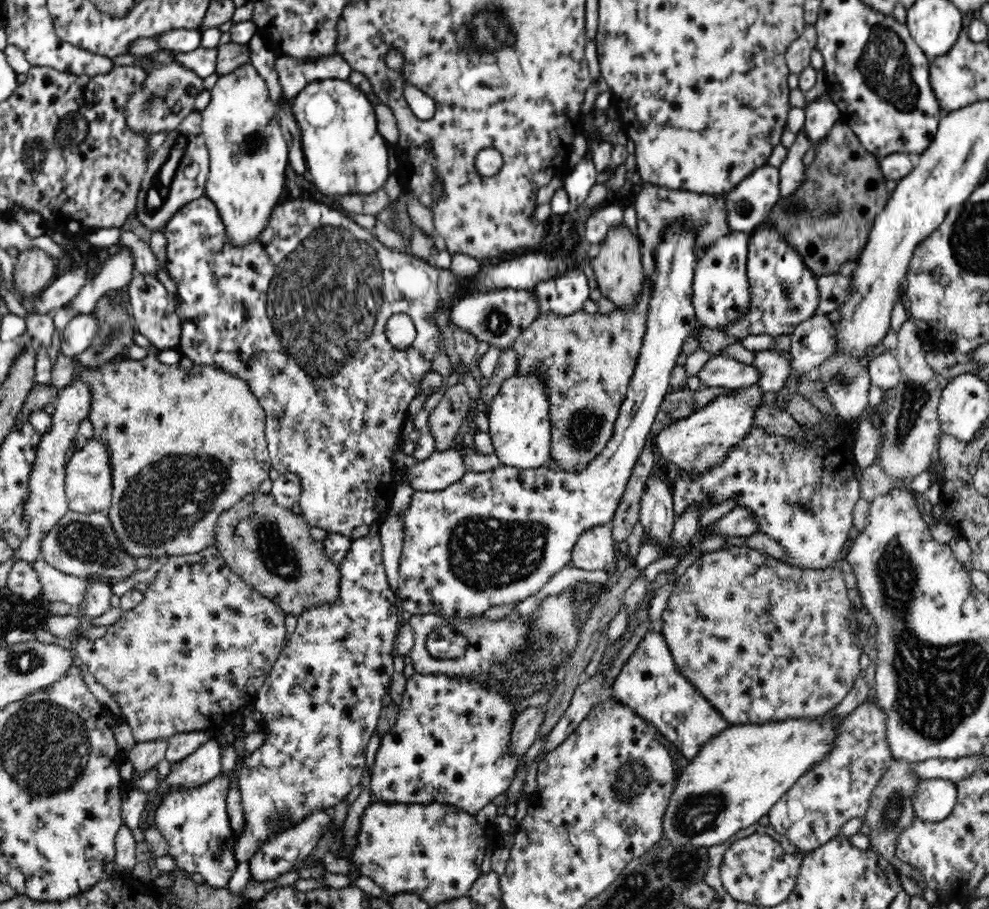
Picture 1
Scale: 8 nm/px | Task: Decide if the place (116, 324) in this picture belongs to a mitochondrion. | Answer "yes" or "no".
yes

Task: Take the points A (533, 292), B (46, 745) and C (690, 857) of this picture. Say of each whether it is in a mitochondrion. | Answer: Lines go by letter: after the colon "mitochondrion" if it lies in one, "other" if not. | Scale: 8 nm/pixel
A: other
B: mitochondrion
C: mitochondrion

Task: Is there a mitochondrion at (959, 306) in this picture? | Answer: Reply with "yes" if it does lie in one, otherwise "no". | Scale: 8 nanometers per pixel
no

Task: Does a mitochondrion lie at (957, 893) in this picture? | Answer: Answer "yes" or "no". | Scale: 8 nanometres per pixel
no

